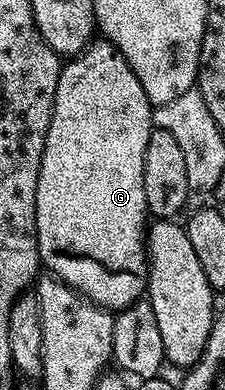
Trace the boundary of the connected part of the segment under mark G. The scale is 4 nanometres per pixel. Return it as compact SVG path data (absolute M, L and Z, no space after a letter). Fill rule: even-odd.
M106 38L96 39L87 45L78 56L68 59L62 65L55 91L55 105L51 111L51 121L47 127L47 137L43 147L43 157L37 178L37 198L35 199L35 233L39 239L39 259L48 273L54 274L64 284L71 285L90 303L104 310L122 310L129 308L144 295L149 271L147 254L147 233L149 231L149 213L145 198L145 146L149 146L153 105L133 70L125 62L123 55Z

